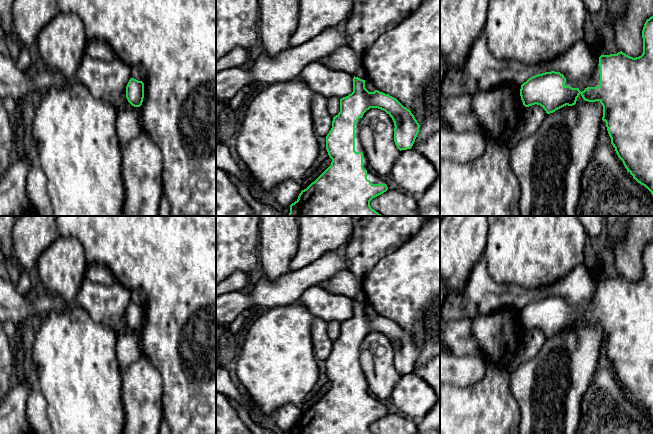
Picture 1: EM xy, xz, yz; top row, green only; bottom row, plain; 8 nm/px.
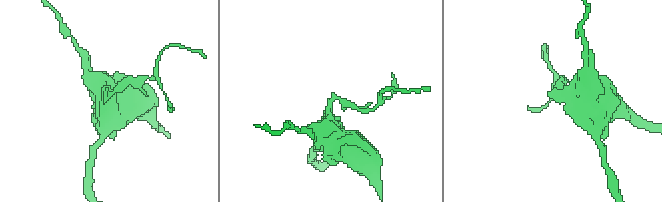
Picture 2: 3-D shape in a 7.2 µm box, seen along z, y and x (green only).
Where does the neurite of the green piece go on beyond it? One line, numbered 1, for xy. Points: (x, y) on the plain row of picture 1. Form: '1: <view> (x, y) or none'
1: none

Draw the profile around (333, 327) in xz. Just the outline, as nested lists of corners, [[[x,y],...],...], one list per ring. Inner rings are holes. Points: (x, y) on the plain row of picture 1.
[[[337,320],[328,322],[327,333],[332,341],[335,341],[340,336],[340,323]]]

